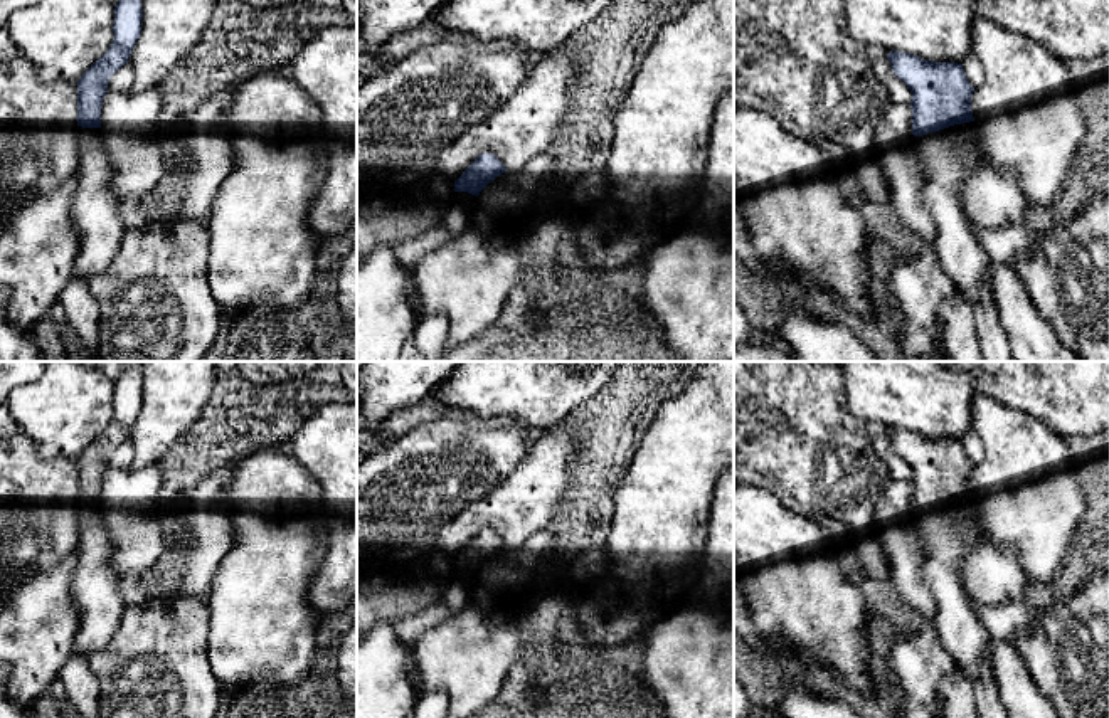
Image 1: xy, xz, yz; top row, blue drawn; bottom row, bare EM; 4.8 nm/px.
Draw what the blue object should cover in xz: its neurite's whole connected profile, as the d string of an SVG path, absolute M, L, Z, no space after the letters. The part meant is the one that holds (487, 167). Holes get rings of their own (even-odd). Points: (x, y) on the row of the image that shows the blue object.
M481 153L463 175L454 180L454 195L443 219L443 227L453 235L473 229L471 214L480 192L505 172L505 165L495 155Z

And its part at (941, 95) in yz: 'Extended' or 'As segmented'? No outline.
Extended

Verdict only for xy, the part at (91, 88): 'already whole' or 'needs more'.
needs more

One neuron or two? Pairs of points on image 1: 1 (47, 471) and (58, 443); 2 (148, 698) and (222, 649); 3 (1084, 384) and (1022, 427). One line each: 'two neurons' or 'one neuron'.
1: two neurons
2: two neurons
3: two neurons

